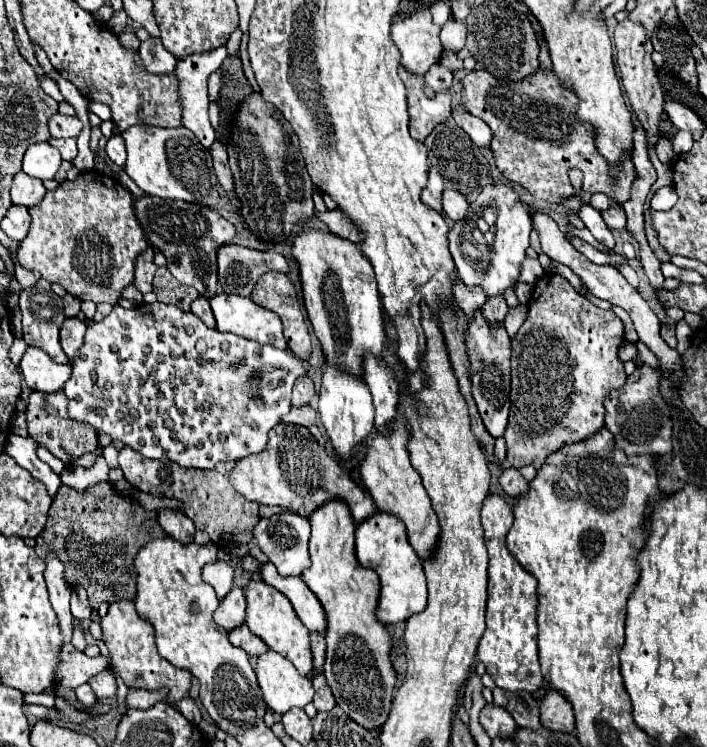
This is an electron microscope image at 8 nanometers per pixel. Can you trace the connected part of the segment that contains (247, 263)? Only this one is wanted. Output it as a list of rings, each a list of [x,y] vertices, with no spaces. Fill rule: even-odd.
[[[226,245],[218,251],[218,283],[224,293],[250,297],[262,271],[270,269],[288,273],[284,255],[274,249],[254,251],[240,245]]]

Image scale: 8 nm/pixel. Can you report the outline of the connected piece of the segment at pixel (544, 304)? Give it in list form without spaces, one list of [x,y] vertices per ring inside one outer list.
[[[544,275],[534,283],[530,311],[518,333],[512,337],[512,409],[506,429],[508,457],[512,467],[540,467],[548,453],[564,443],[582,441],[604,427],[604,397],[626,383],[624,365],[618,359],[618,347],[624,341],[622,321],[614,311],[604,311],[580,297],[560,275]]]

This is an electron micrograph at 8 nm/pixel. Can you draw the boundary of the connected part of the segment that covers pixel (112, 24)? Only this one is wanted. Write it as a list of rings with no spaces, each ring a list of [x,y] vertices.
[[[122,10],[119,13],[113,14],[111,19],[107,22],[107,28],[110,29],[115,35],[119,35],[127,25],[128,16]]]

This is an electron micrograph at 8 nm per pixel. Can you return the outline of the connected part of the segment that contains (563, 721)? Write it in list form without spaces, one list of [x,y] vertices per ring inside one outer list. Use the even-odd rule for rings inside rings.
[[[550,689],[542,703],[540,703],[540,723],[544,727],[550,727],[554,731],[574,731],[574,715],[572,715],[572,705],[568,703],[568,699]]]

